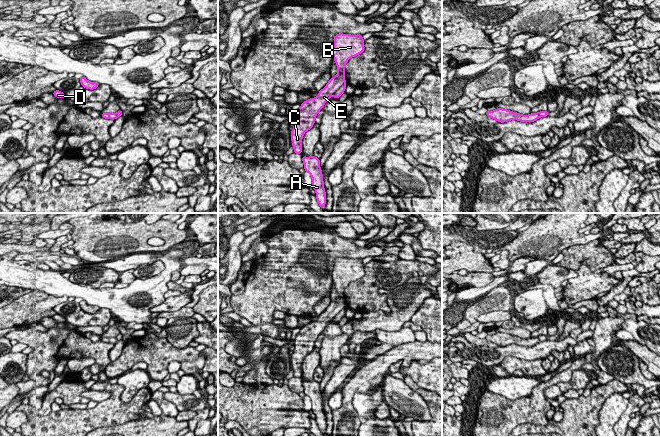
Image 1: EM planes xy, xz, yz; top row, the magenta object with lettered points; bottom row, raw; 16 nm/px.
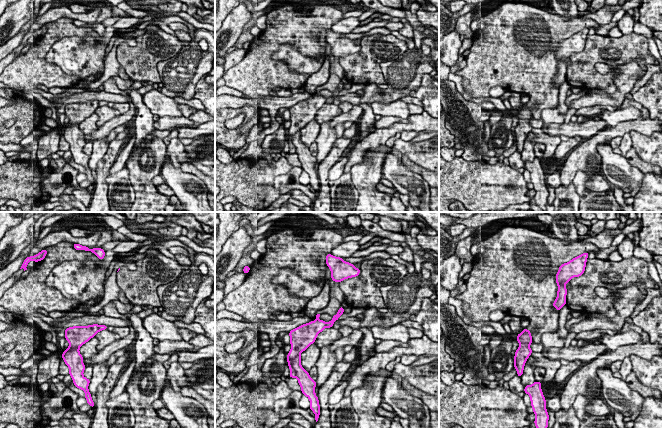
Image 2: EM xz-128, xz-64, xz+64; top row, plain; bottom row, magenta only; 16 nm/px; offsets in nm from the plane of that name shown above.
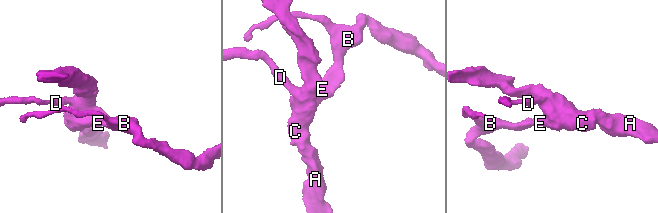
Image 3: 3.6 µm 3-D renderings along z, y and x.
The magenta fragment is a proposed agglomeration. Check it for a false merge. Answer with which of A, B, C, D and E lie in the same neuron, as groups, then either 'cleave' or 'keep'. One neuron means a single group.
groups A / B C D E; cleave

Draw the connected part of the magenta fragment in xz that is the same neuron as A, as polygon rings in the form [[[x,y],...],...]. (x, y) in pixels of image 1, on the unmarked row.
[[[314,379],[310,381],[302,380],[304,394],[311,399],[312,411],[316,415],[316,423],[321,431],[326,429],[326,416],[324,412],[322,393],[320,392],[320,383]]]

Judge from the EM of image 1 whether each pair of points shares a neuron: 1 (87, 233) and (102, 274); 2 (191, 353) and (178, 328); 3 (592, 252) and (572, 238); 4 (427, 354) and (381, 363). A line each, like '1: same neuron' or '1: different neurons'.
1: different neurons
2: different neurons
3: different neurons
4: same neuron

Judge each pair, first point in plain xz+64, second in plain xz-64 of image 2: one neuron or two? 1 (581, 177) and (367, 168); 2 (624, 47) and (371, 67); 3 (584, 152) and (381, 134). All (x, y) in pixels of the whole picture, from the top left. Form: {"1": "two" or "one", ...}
{"1": "one", "2": "one", "3": "one"}

